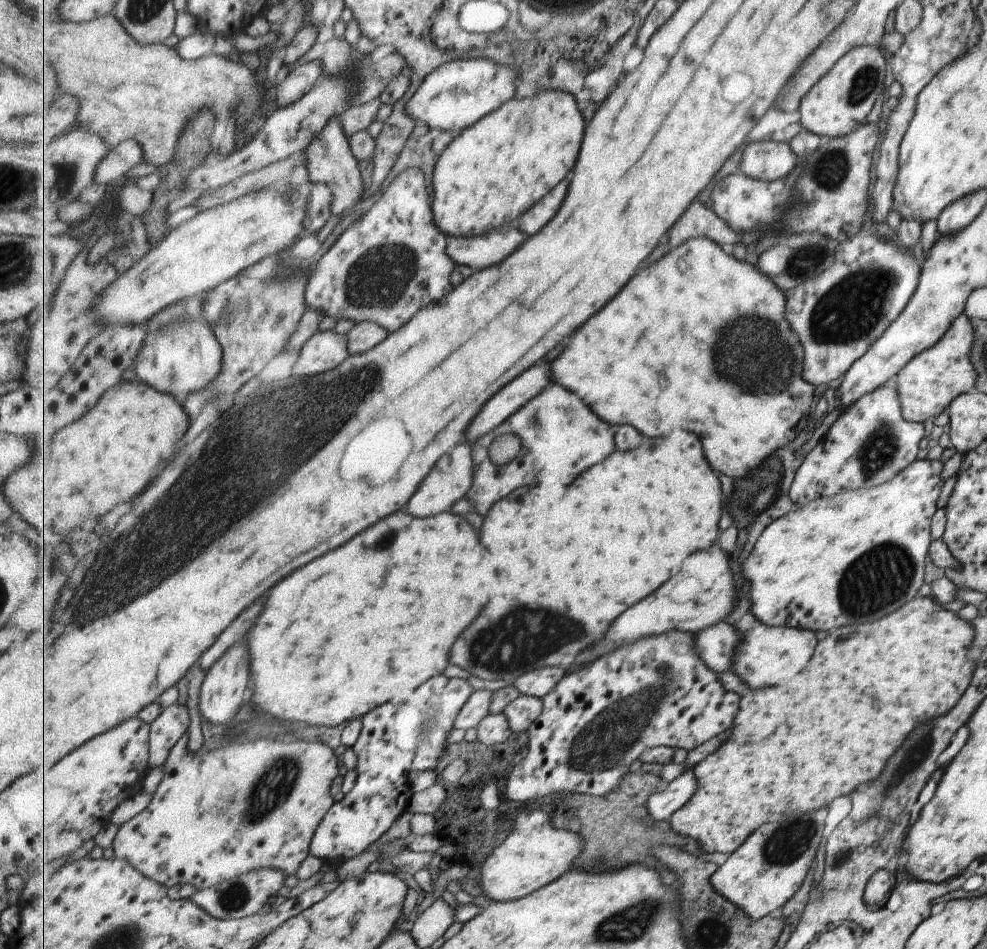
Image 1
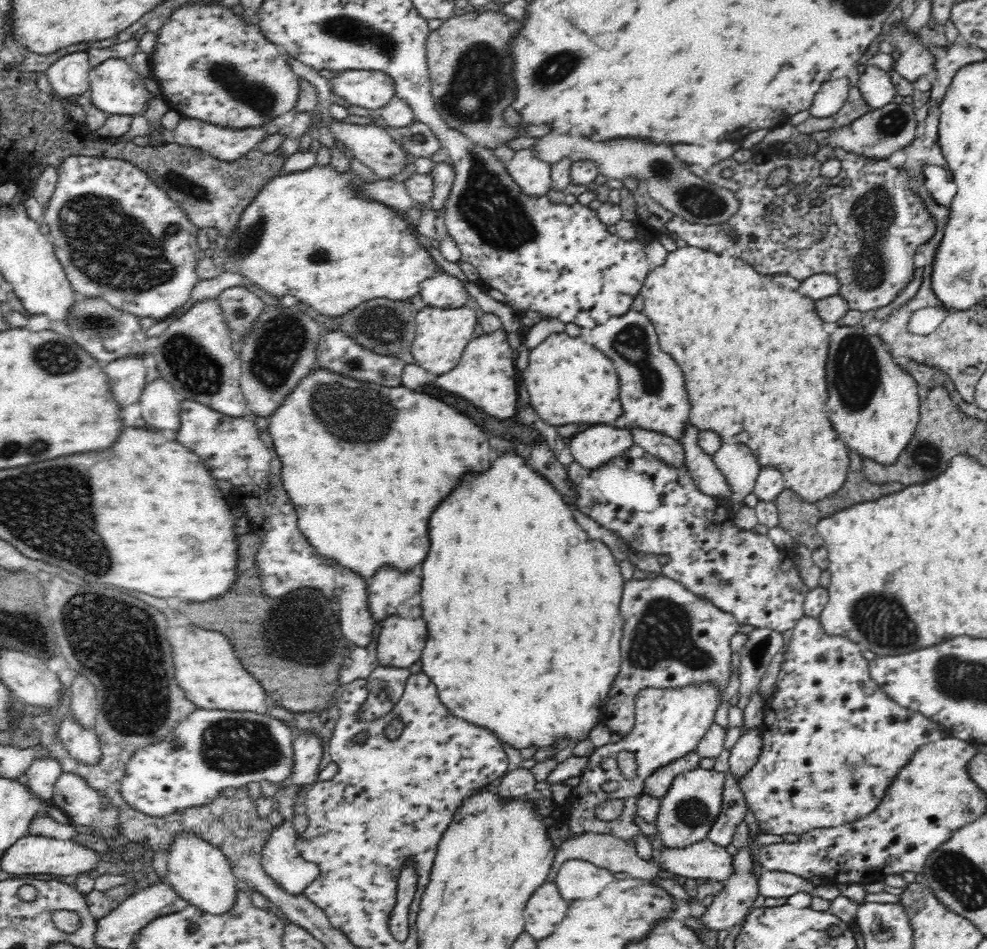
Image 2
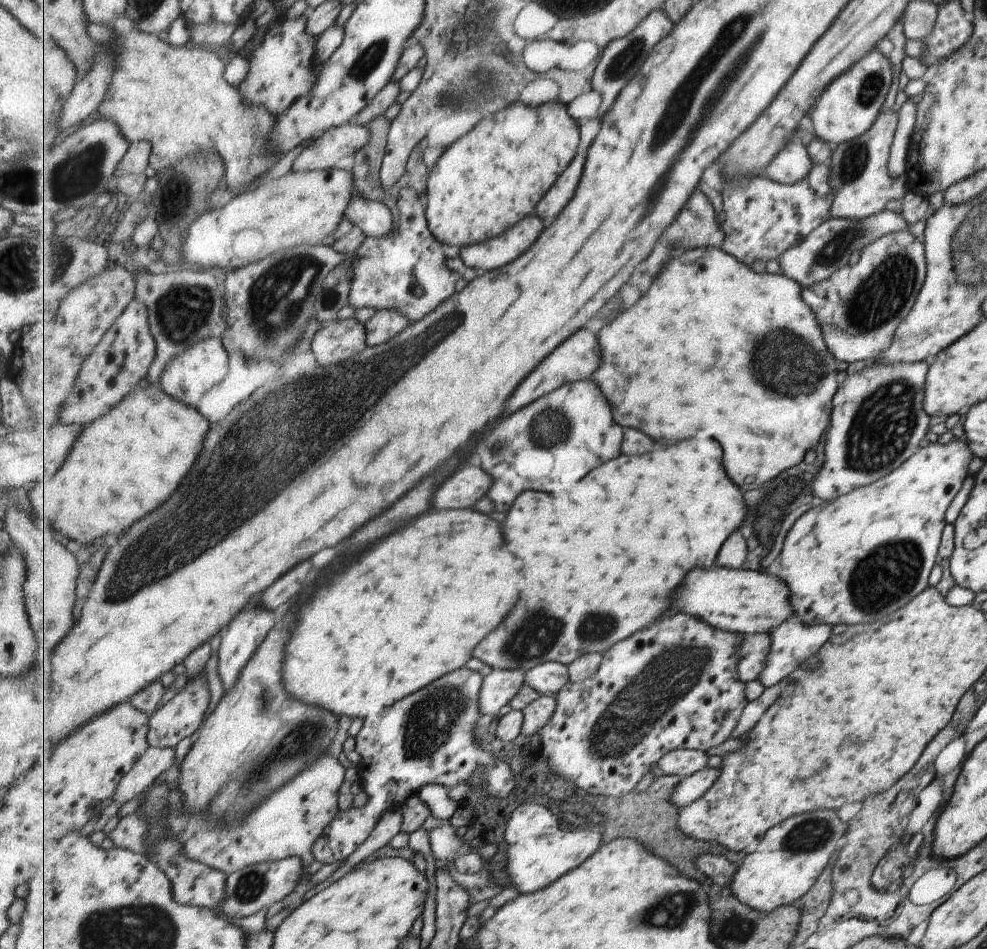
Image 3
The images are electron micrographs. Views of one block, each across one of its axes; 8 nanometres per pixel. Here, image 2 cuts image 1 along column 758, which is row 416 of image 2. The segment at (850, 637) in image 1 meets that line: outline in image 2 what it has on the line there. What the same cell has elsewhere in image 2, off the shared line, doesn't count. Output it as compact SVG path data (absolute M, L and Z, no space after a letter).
M694 245L677 247L673 252L669 252L661 266L655 267L647 274L640 295L645 300L643 311L654 322L660 334L662 350L666 350L668 354L674 354L674 358L678 358L678 364L684 370L686 388L688 388L690 402L692 402L692 412L688 420L690 424L700 431L718 432L722 436L723 443L744 442L748 444L750 450L758 456L760 465L772 464L778 467L784 475L785 488L794 489L806 501L819 501L836 492L844 484L849 471L851 451L846 447L846 442L841 439L841 435L834 430L828 418L828 412L826 412L826 402L828 402L826 362L828 362L828 350L830 350L830 334L824 330L825 321L817 310L817 300L803 294L800 288L797 290L786 288L784 284L776 282L772 274L756 272L753 263L742 260L742 257L738 258L738 255L721 255L717 251Z

